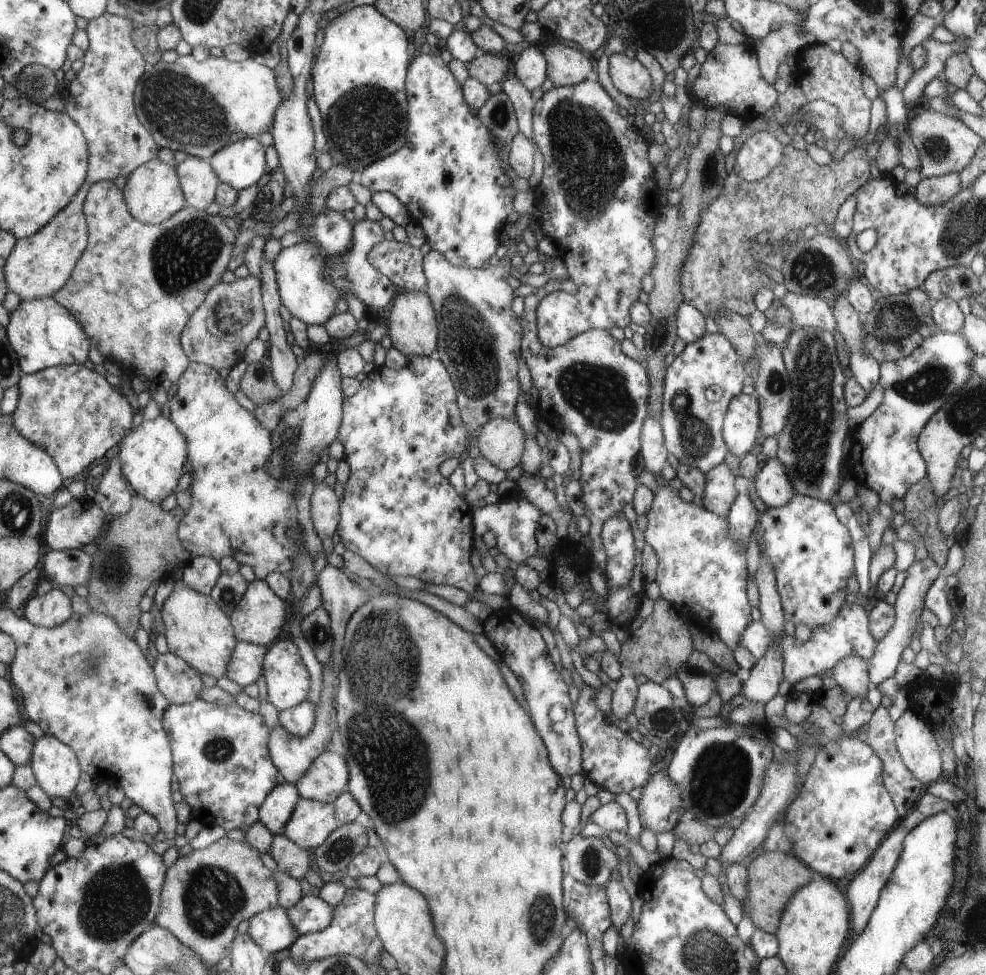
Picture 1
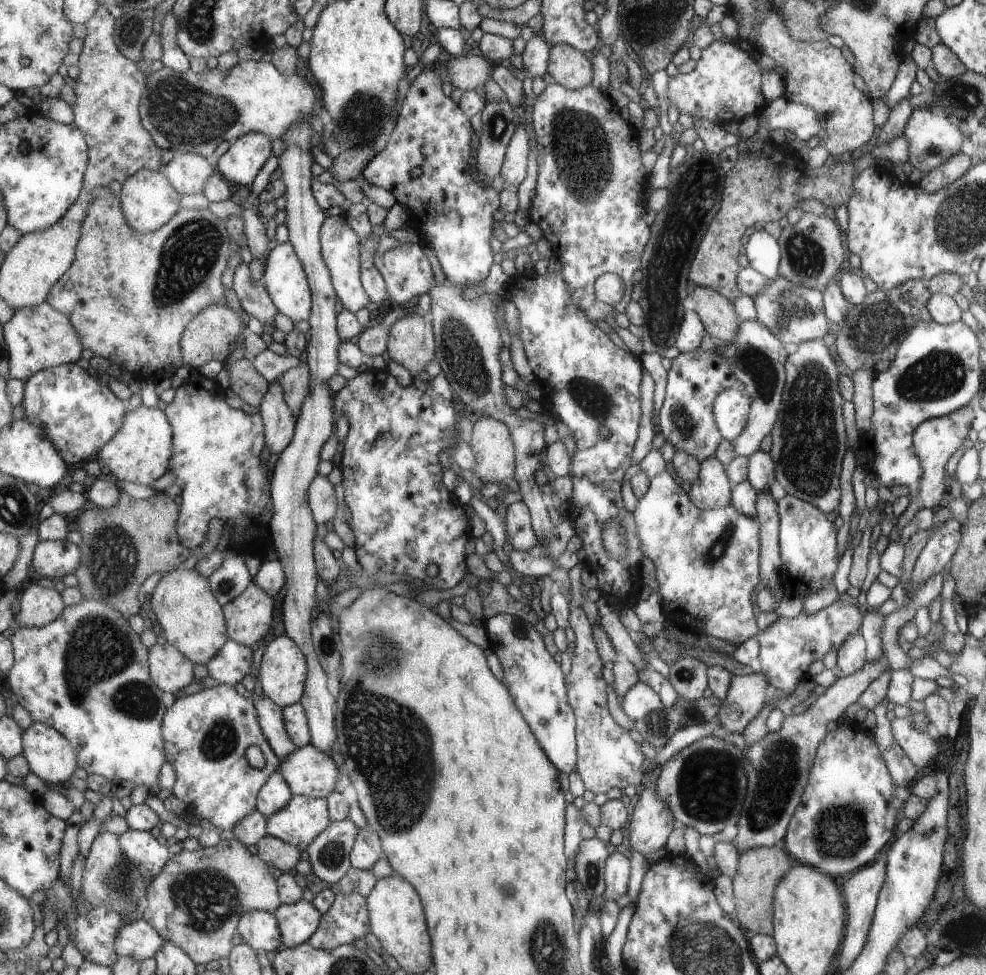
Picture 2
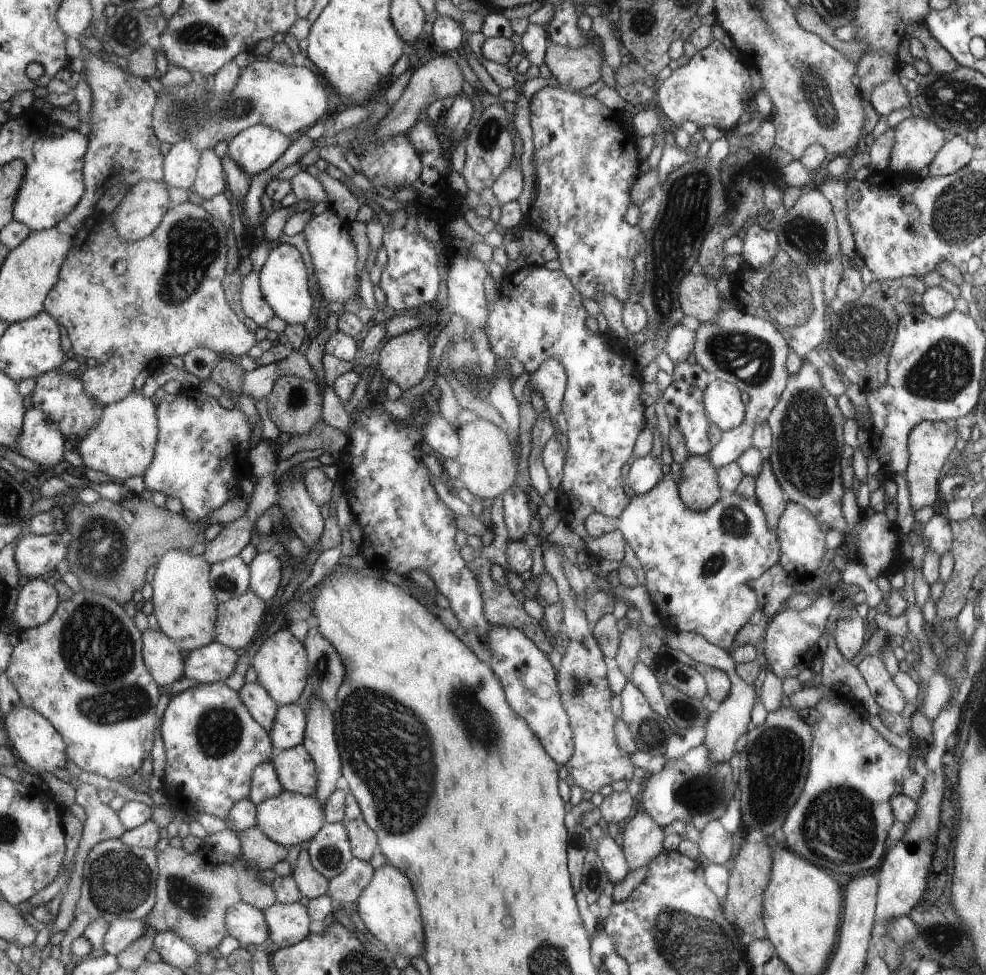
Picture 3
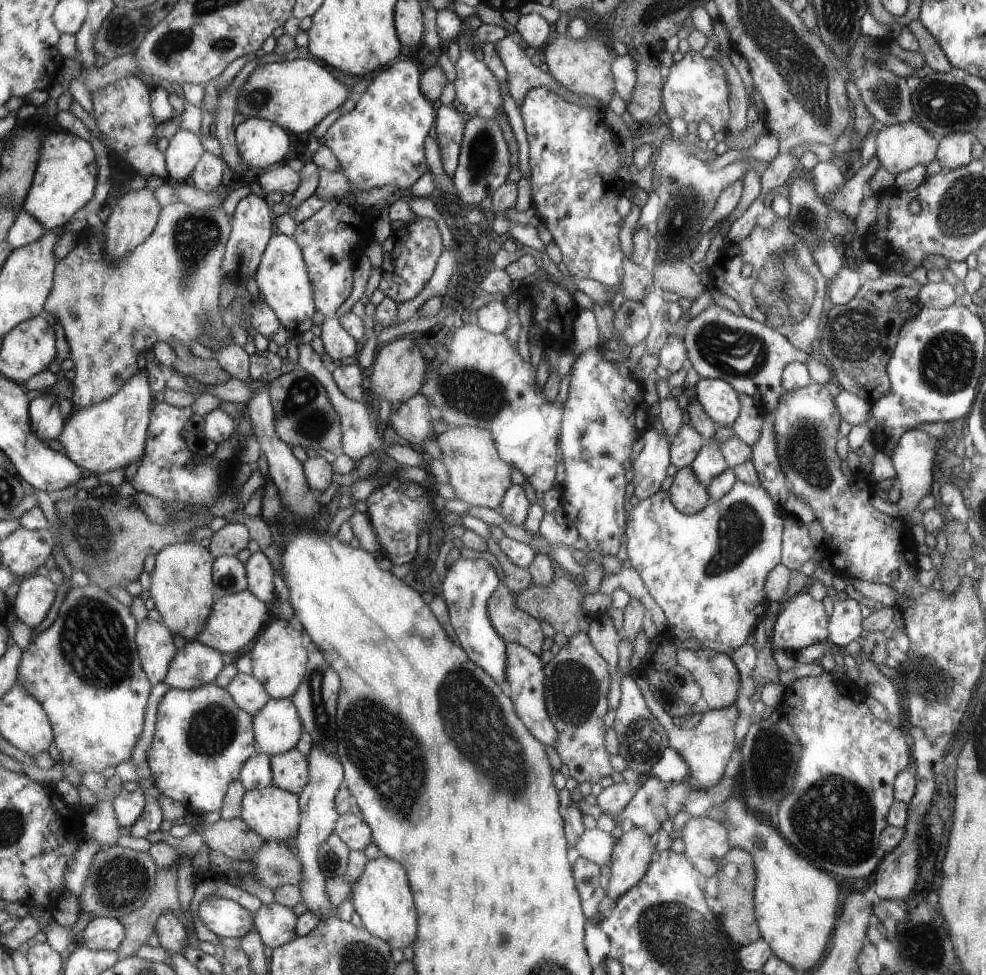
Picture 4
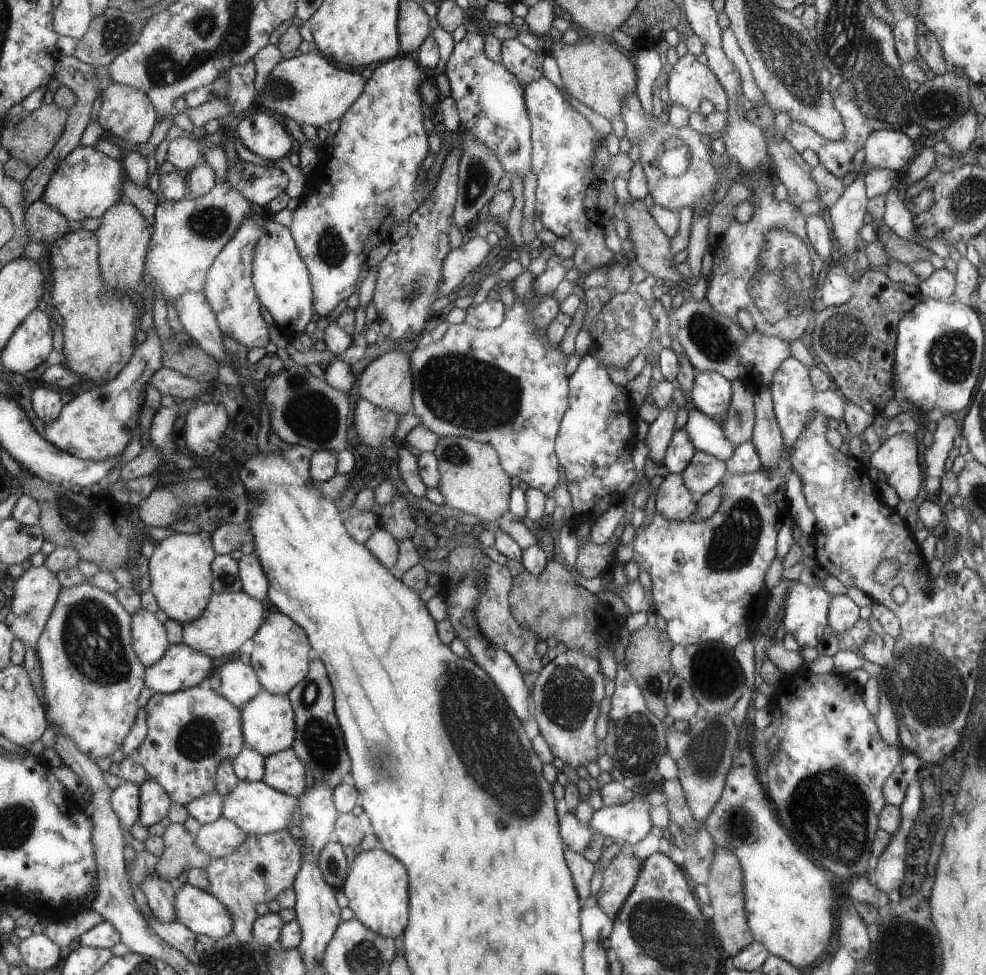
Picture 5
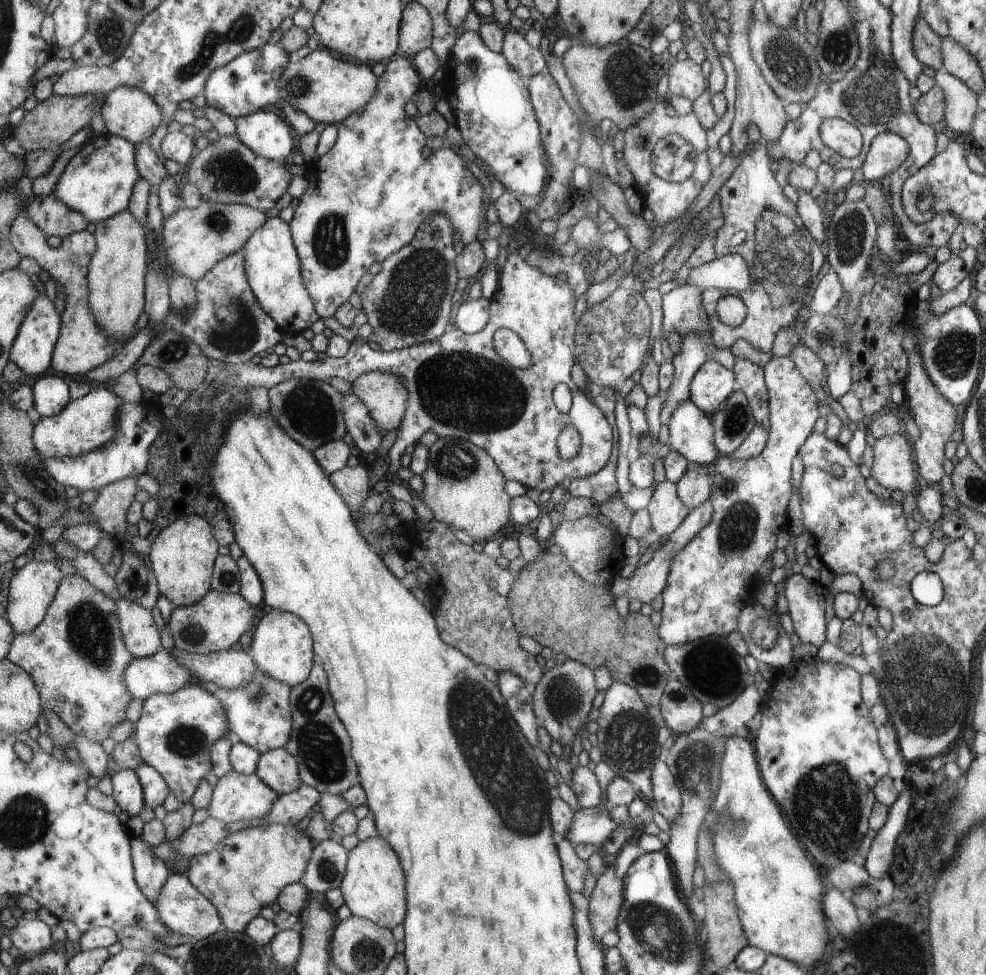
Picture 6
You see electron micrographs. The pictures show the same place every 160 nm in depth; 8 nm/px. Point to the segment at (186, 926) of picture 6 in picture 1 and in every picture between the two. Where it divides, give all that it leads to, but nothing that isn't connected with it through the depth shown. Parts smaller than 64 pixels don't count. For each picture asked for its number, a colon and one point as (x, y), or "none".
1: (272, 929)
2: (260, 929)
3: (246, 923)
4: (226, 918)
5: (201, 911)

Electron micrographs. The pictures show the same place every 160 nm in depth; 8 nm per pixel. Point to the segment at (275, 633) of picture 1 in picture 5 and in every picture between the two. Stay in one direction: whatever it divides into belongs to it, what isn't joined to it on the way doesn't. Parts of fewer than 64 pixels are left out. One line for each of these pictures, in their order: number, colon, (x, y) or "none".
2: (250, 617)
3: (239, 620)
4: (236, 619)
5: (231, 619)

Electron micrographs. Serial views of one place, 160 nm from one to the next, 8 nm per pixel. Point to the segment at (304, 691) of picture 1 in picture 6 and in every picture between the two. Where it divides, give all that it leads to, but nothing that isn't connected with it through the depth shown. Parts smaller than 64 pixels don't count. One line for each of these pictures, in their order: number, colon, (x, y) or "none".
2: (284, 670)
3: (281, 663)
4: (279, 660)
5: (282, 653)
6: (283, 645)

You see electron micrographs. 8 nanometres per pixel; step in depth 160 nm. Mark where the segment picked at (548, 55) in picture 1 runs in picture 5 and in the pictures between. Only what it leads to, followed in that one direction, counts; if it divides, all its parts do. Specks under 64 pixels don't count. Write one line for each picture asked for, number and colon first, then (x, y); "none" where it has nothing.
2: (570, 69)
3: (575, 67)
4: (581, 66)
5: (598, 75)

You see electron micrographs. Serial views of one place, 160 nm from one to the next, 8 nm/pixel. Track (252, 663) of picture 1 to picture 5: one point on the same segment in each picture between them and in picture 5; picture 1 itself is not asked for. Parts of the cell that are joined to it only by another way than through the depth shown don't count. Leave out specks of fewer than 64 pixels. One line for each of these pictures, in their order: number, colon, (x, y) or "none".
2: (232, 664)
3: (214, 663)
4: (195, 665)
5: (182, 667)

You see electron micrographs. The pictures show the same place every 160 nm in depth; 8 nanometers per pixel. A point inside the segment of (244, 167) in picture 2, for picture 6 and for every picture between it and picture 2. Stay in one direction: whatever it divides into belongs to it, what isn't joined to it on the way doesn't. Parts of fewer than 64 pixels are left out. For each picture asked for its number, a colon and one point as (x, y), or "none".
3: (257, 148)
4: (263, 144)
5: (262, 134)
6: (267, 134)

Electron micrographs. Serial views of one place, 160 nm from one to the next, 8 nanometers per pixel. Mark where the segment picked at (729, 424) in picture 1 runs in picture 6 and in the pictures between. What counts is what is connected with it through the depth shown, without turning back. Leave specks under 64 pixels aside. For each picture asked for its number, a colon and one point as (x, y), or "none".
2: (730, 409)
3: (721, 402)
4: (719, 401)
5: (710, 394)
6: (712, 384)

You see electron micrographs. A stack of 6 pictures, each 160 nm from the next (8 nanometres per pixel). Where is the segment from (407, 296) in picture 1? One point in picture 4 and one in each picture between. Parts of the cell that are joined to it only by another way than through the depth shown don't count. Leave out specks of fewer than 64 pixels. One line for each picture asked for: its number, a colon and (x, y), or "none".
2: (411, 344)
3: (403, 360)
4: (396, 374)

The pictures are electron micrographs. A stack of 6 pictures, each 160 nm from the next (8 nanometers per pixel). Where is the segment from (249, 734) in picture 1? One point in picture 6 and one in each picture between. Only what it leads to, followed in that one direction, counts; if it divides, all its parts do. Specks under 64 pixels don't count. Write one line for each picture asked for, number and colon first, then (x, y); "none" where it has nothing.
2: (207, 733)
3: (212, 743)
4: (203, 739)
5: (191, 732)
6: (176, 731)

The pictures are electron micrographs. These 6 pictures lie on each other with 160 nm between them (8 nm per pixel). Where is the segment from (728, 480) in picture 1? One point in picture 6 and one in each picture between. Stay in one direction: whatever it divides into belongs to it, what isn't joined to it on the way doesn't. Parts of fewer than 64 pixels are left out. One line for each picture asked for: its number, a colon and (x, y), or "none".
2: (711, 489)
3: (697, 483)
4: (686, 494)
5: (674, 500)
6: (666, 510)

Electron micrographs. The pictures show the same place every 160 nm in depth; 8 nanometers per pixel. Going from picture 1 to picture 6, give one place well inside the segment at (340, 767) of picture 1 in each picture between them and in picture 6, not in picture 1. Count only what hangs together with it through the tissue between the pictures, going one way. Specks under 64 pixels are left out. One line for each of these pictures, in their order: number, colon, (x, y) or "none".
2: (309, 771)
3: (297, 772)
4: (291, 771)
5: (285, 771)
6: (279, 768)

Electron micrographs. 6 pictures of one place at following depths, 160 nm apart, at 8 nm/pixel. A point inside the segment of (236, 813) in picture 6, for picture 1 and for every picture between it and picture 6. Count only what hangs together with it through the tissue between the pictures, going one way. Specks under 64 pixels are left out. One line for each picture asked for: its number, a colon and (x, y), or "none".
1: (312, 822)
2: (302, 819)
3: (291, 818)
4: (275, 813)
5: (259, 808)

